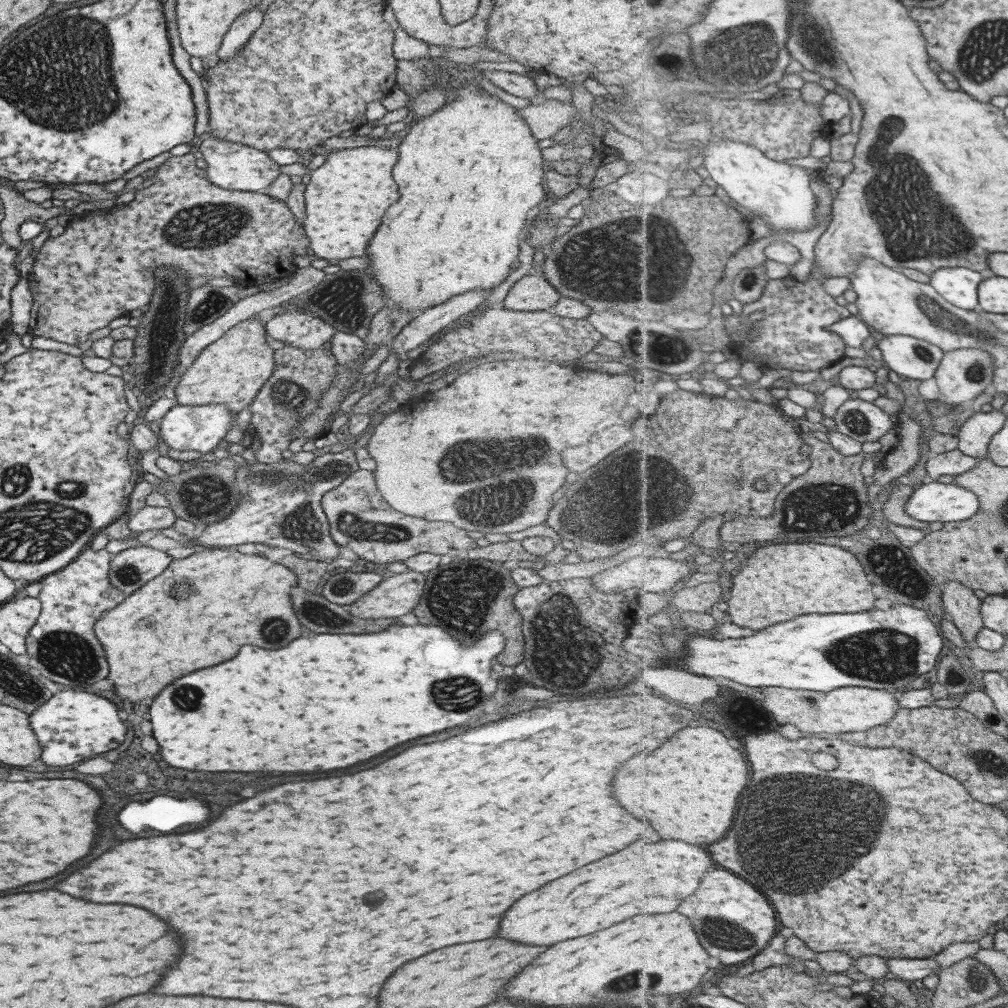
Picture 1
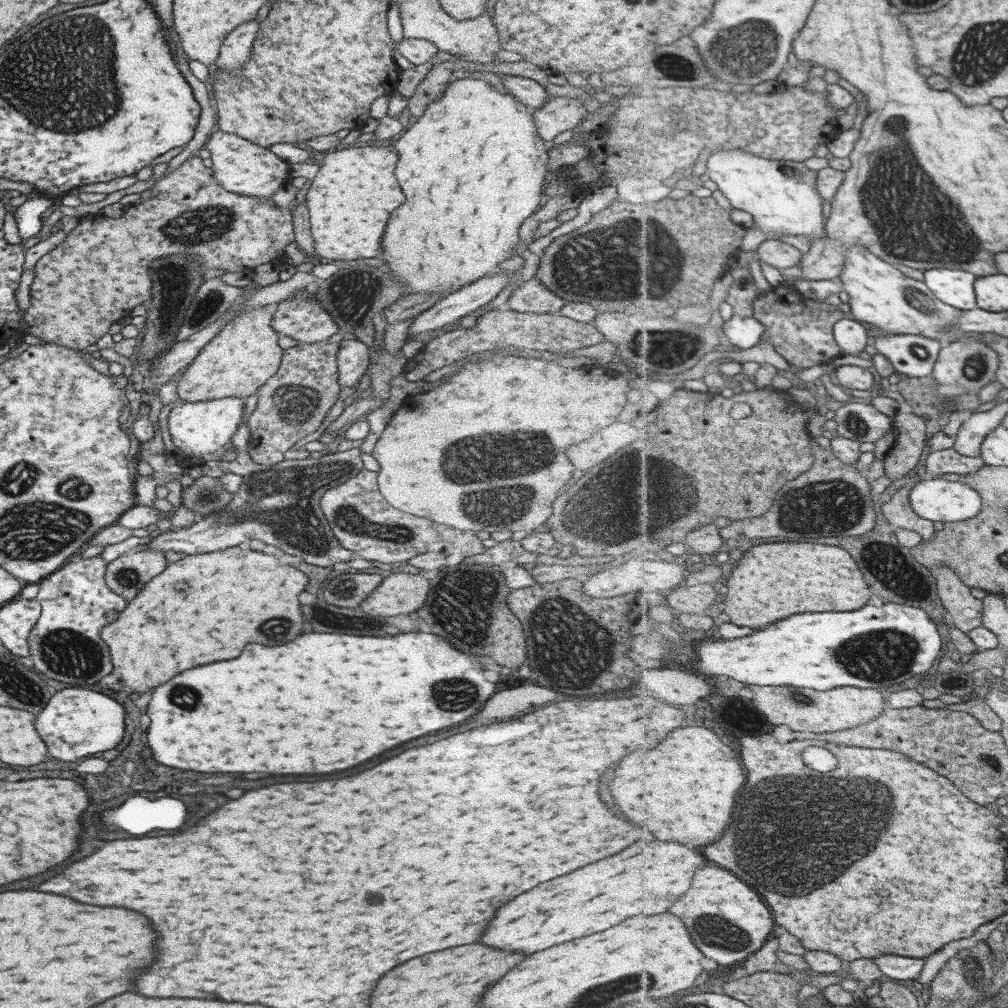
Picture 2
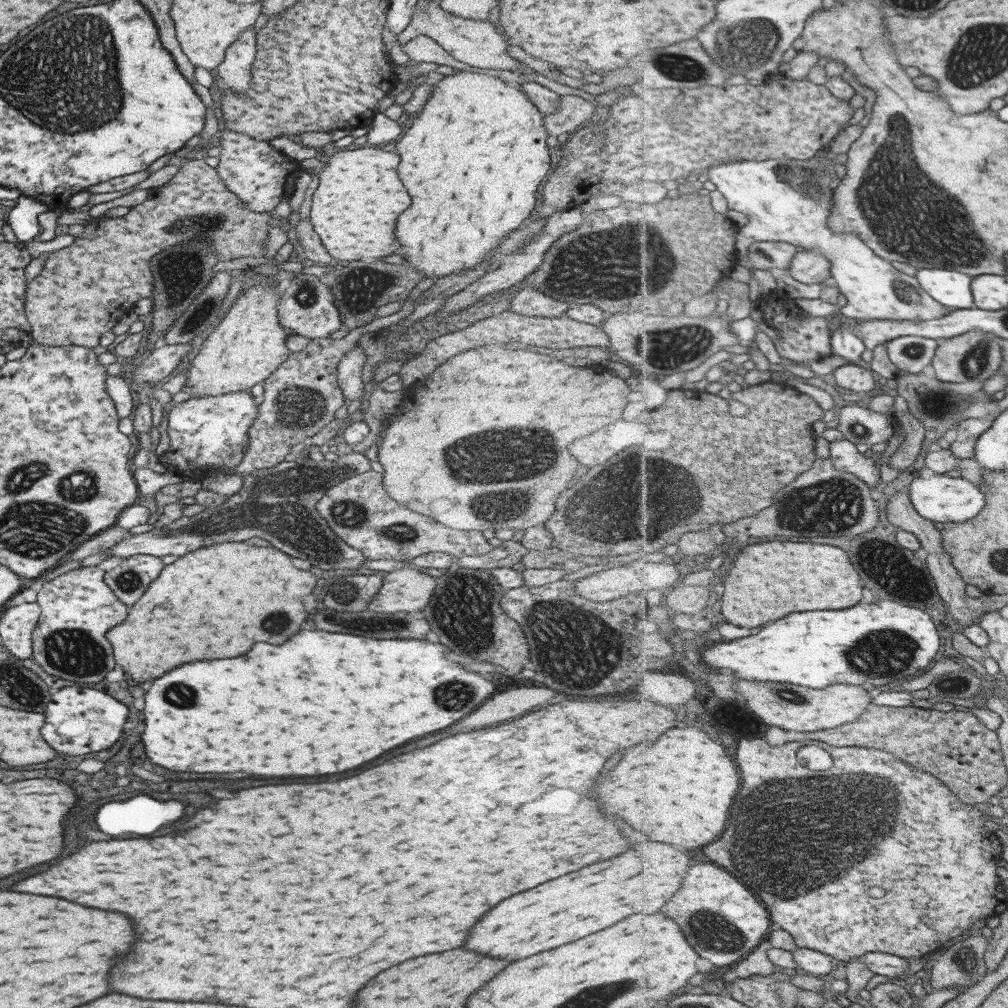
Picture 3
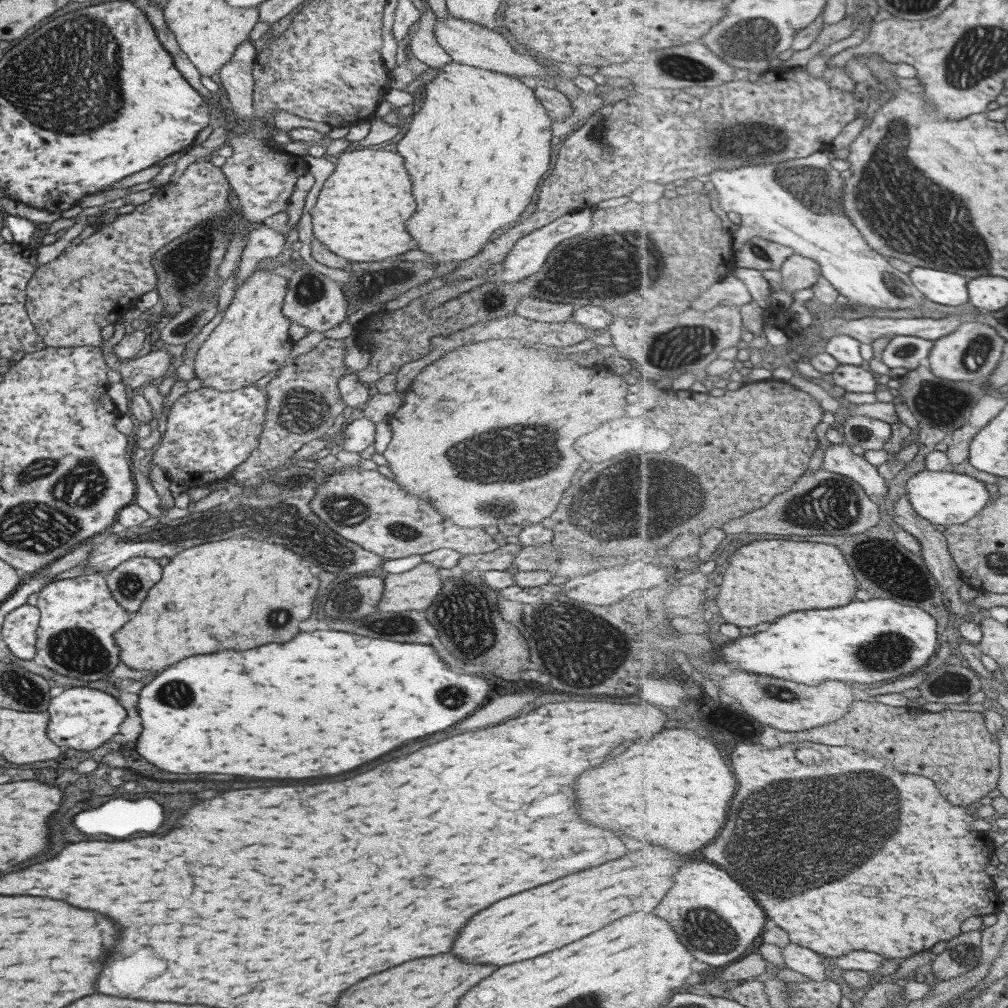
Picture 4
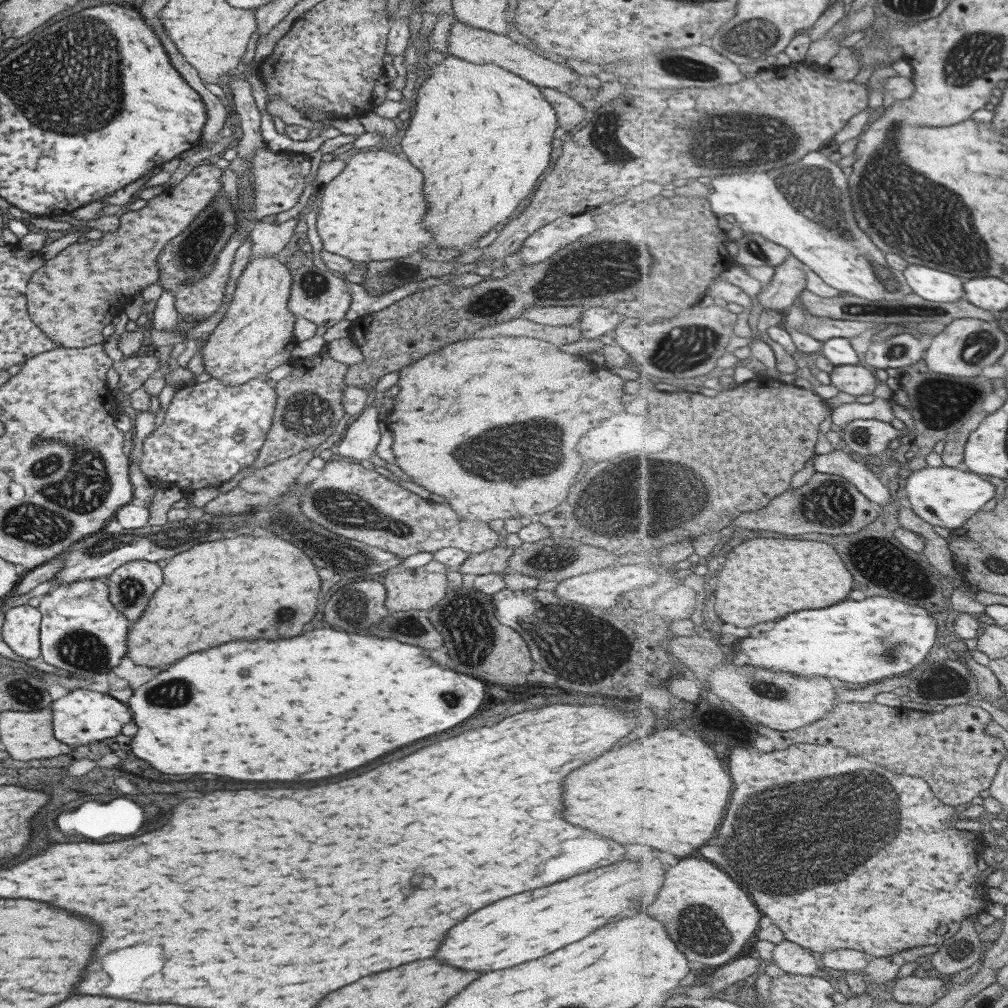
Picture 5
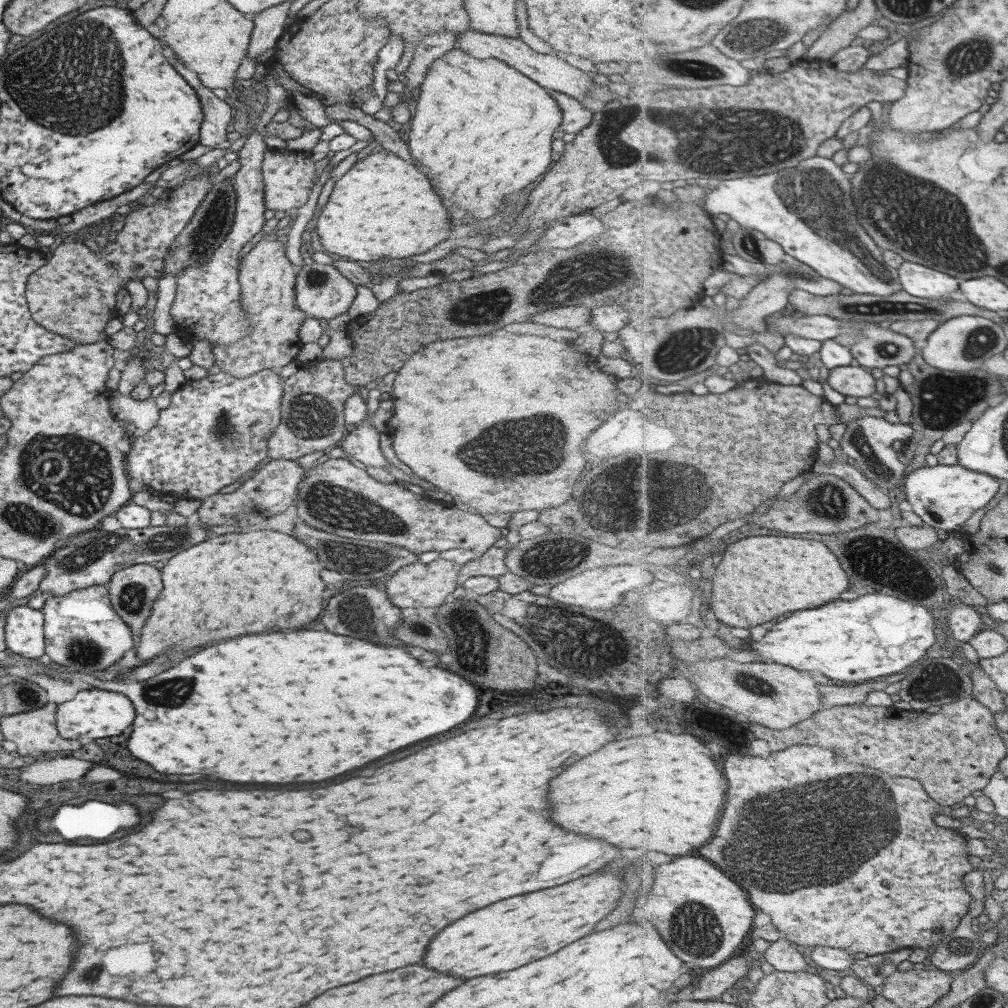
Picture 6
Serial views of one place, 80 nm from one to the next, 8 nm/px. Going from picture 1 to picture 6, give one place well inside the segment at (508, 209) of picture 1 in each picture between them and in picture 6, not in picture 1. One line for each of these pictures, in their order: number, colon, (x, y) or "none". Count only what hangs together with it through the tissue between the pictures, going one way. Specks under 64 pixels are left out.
2: (471, 166)
3: (472, 159)
4: (475, 151)
5: (481, 136)
6: (483, 130)

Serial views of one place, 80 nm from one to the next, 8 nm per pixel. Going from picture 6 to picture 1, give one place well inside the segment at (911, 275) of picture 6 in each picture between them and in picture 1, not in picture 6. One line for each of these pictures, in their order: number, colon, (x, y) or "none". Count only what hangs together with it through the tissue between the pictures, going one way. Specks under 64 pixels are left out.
1: (960, 285)
2: (955, 287)
3: (954, 289)
4: (945, 287)
5: (940, 286)

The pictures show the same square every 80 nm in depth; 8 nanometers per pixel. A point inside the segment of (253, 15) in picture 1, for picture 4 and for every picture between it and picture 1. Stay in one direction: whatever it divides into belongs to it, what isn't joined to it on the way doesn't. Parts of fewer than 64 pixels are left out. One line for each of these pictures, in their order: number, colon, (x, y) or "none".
2: (235, 49)
3: (233, 70)
4: (235, 77)

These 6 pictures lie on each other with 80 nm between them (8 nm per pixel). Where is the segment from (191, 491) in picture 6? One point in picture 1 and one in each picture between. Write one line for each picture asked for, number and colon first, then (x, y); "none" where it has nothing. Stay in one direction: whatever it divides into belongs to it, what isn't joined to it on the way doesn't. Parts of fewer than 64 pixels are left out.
1: (197, 428)
2: (201, 430)
3: (208, 433)
4: (206, 434)
5: (210, 431)

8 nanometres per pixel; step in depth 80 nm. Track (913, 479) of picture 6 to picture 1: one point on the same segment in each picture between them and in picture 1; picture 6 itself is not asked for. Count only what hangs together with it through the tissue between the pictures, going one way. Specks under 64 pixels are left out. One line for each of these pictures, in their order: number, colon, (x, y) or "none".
1: (950, 503)
2: (938, 500)
3: (939, 498)
4: (944, 497)
5: (948, 496)

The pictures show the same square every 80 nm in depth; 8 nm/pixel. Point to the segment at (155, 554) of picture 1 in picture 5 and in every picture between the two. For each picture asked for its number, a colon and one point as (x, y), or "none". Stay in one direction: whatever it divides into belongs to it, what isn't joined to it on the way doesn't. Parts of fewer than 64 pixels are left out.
2: (126, 574)
3: (127, 581)
4: (128, 582)
5: (130, 586)

